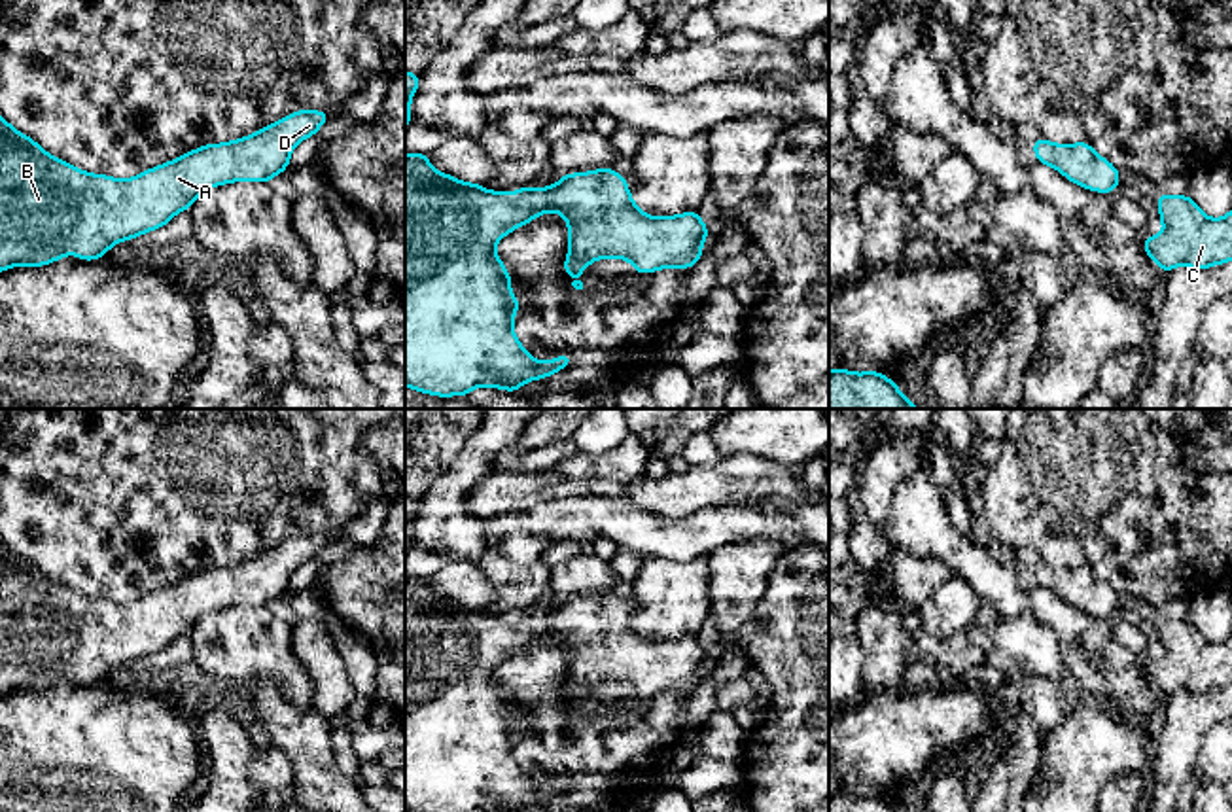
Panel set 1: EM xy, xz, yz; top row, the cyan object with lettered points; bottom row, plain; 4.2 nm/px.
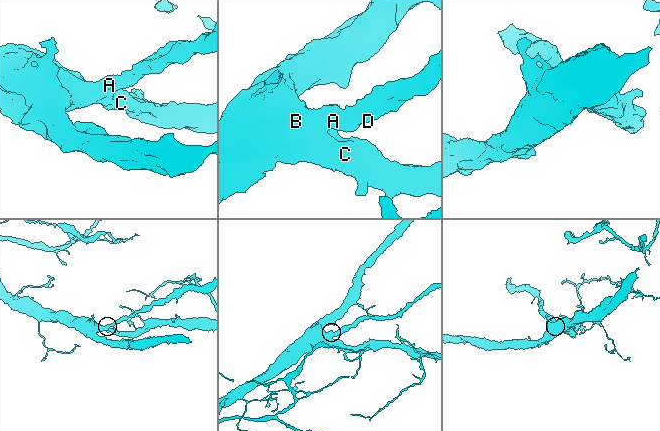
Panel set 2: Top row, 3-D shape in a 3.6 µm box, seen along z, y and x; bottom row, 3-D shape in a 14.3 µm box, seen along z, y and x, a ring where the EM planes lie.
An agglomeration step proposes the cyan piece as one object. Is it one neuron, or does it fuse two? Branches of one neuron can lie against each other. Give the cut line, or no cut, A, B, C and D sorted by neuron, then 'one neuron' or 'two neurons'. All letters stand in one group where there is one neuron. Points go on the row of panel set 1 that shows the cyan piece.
no cut; A B C D; one neuron

